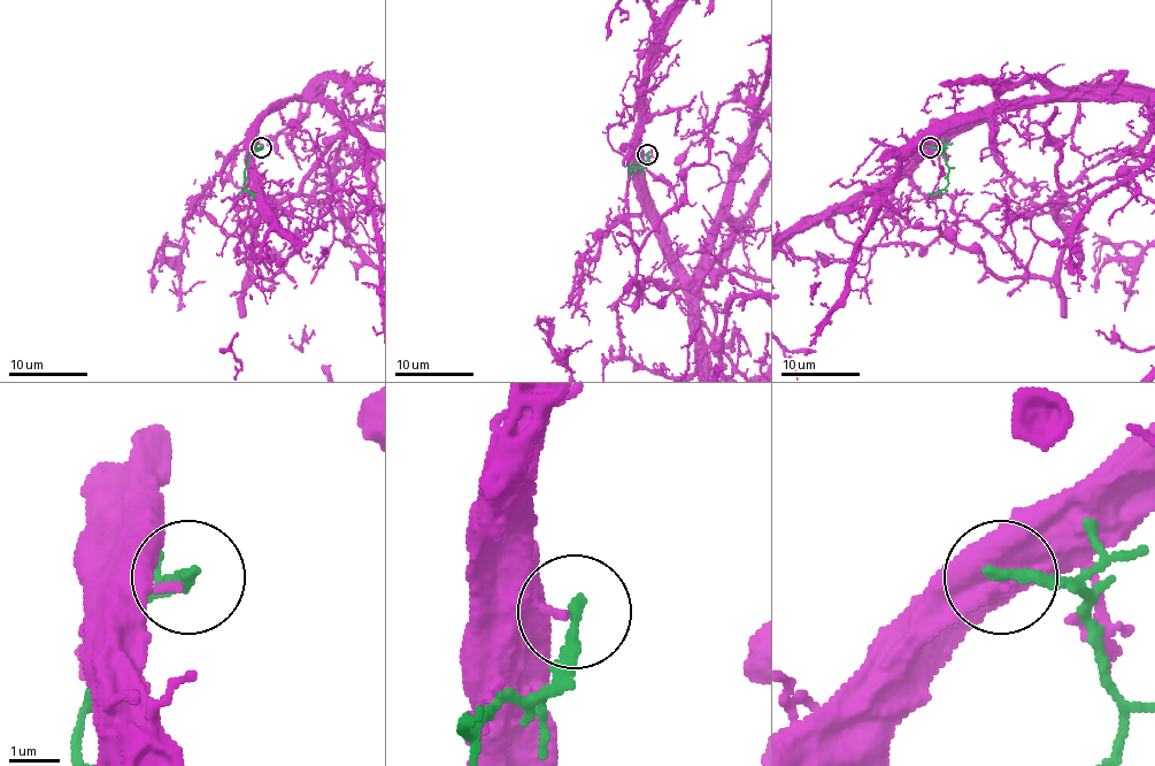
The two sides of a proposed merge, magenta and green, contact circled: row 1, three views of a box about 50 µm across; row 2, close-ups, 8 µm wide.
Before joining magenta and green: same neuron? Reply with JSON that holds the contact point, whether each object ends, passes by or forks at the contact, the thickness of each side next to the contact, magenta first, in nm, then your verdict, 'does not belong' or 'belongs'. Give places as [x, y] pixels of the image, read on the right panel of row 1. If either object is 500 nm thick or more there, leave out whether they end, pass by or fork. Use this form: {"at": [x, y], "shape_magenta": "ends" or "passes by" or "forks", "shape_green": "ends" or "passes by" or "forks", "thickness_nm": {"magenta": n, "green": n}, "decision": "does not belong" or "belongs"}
{"at": [930, 147], "shape_magenta": "ends", "shape_green": "ends", "thickness_nm": {"magenta": 140, "green": 240}, "decision": "does not belong"}

